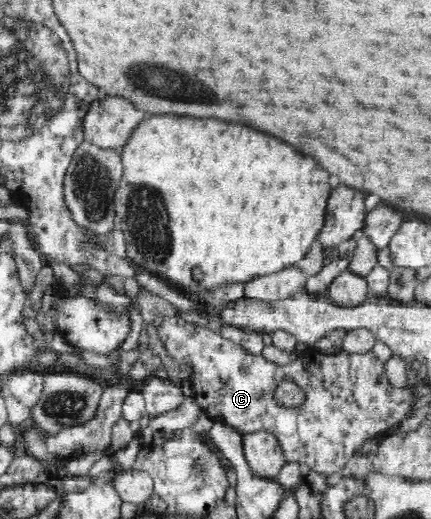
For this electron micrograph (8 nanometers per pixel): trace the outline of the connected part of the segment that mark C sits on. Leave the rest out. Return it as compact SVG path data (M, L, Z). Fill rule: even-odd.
M178 315L164 318L156 330L156 335L164 351L168 351L170 359L191 365L192 390L188 393L203 409L204 416L214 422L229 425L242 434L260 430L272 432L279 439L288 462L306 463L317 474L328 476L341 471L354 457L354 453L361 449L366 439L378 437L380 433L398 427L404 419L414 416L414 389L407 386L407 383L404 387L392 387L384 371L384 363L374 356L372 350L361 354L349 354L344 351L326 354L313 347L312 351L308 351L308 359L300 357L291 364L280 366L268 361L262 354L252 355L220 333L186 322ZM284 380L291 380L301 387L306 394L305 405L286 408L276 402L274 391Z

